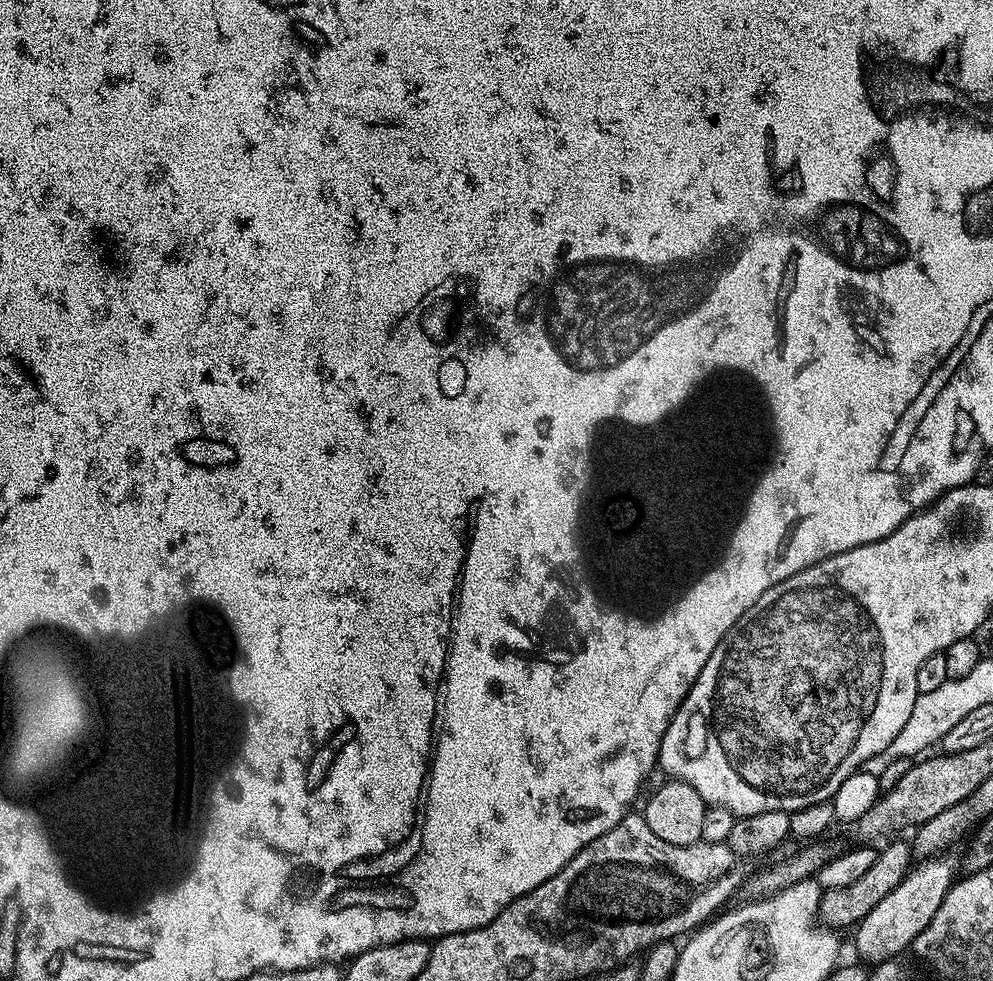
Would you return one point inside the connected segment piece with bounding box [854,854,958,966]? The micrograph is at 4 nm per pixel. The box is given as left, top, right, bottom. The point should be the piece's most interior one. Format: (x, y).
(890, 929)

